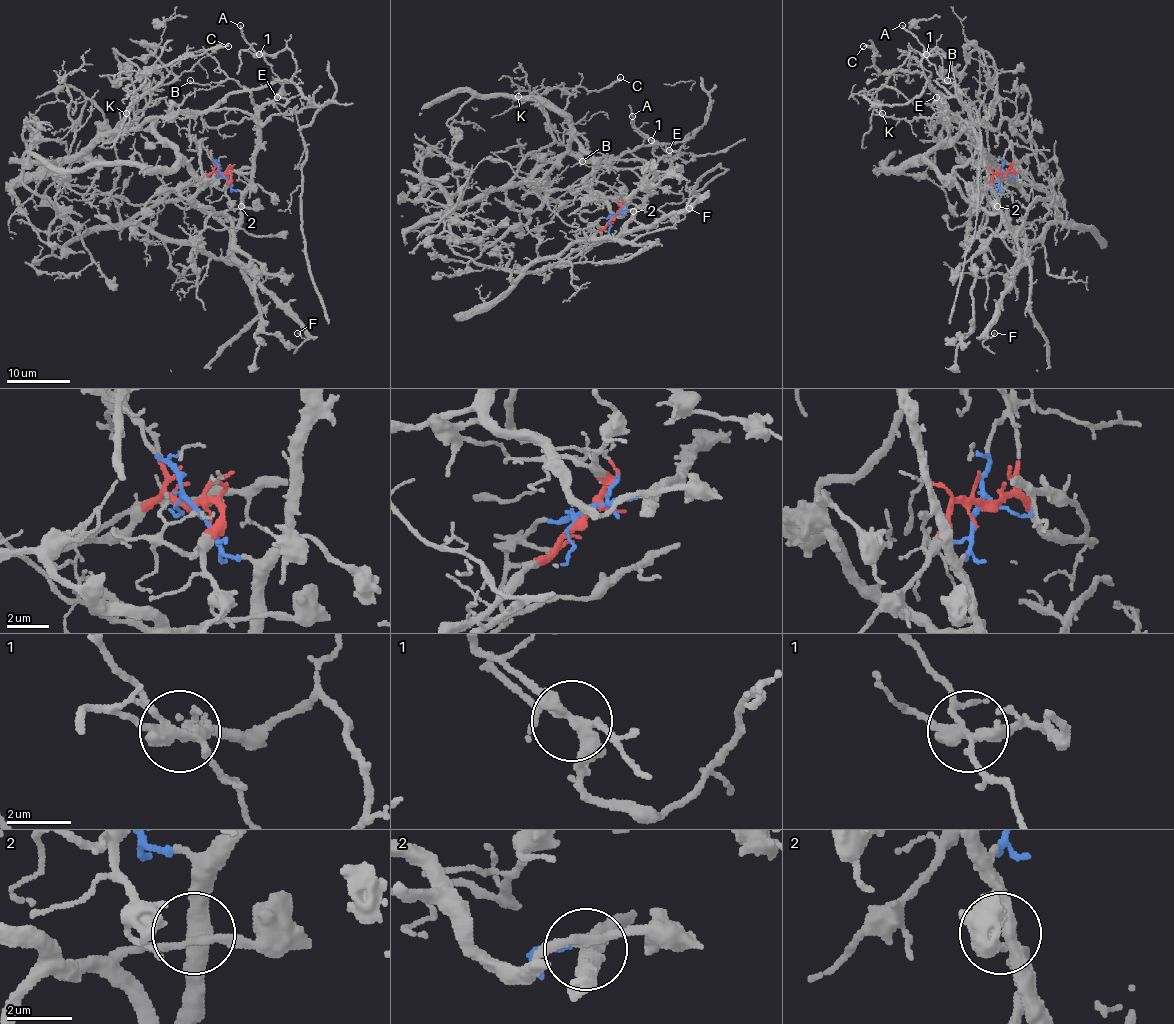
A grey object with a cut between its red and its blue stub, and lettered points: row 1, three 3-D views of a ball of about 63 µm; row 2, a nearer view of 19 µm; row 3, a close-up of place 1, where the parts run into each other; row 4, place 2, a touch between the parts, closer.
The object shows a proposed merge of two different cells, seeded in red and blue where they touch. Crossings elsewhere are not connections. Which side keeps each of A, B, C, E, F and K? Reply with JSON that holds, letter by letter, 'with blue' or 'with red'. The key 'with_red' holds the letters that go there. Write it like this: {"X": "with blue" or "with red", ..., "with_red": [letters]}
{"A": "with blue", "B": "with blue", "C": "with red", "E": "with blue", "F": "with blue", "K": "with red", "with_red": ["C", "K"]}

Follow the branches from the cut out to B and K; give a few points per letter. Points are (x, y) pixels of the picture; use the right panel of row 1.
B: (1000, 176), (996, 190), (989, 181), (972, 125), (972, 112), (936, 80), (943, 78), (956, 86), (948, 80)
K: (1002, 176), (976, 206), (927, 161), (999, 123), (986, 51), (972, 128), (916, 72), (882, 114)

